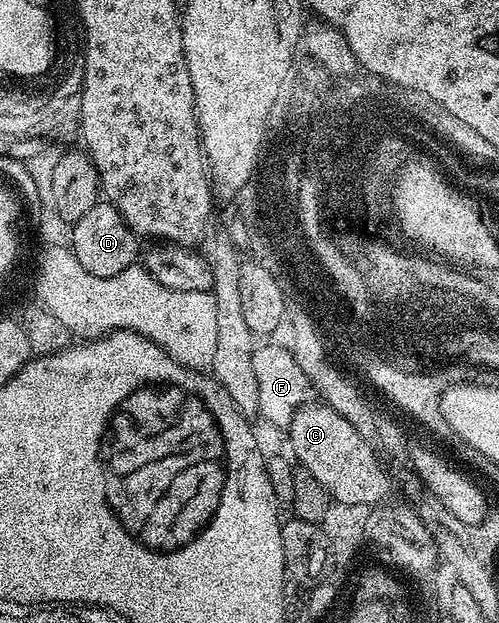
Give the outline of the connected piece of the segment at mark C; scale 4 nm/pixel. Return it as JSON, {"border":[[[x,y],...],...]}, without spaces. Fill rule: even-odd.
{"border":[[[306,404],[294,413],[287,429],[289,446],[300,467],[311,472],[315,480],[322,484],[334,503],[362,508],[384,503],[390,496],[391,480],[372,451],[374,445],[359,434],[329,405]]]}

